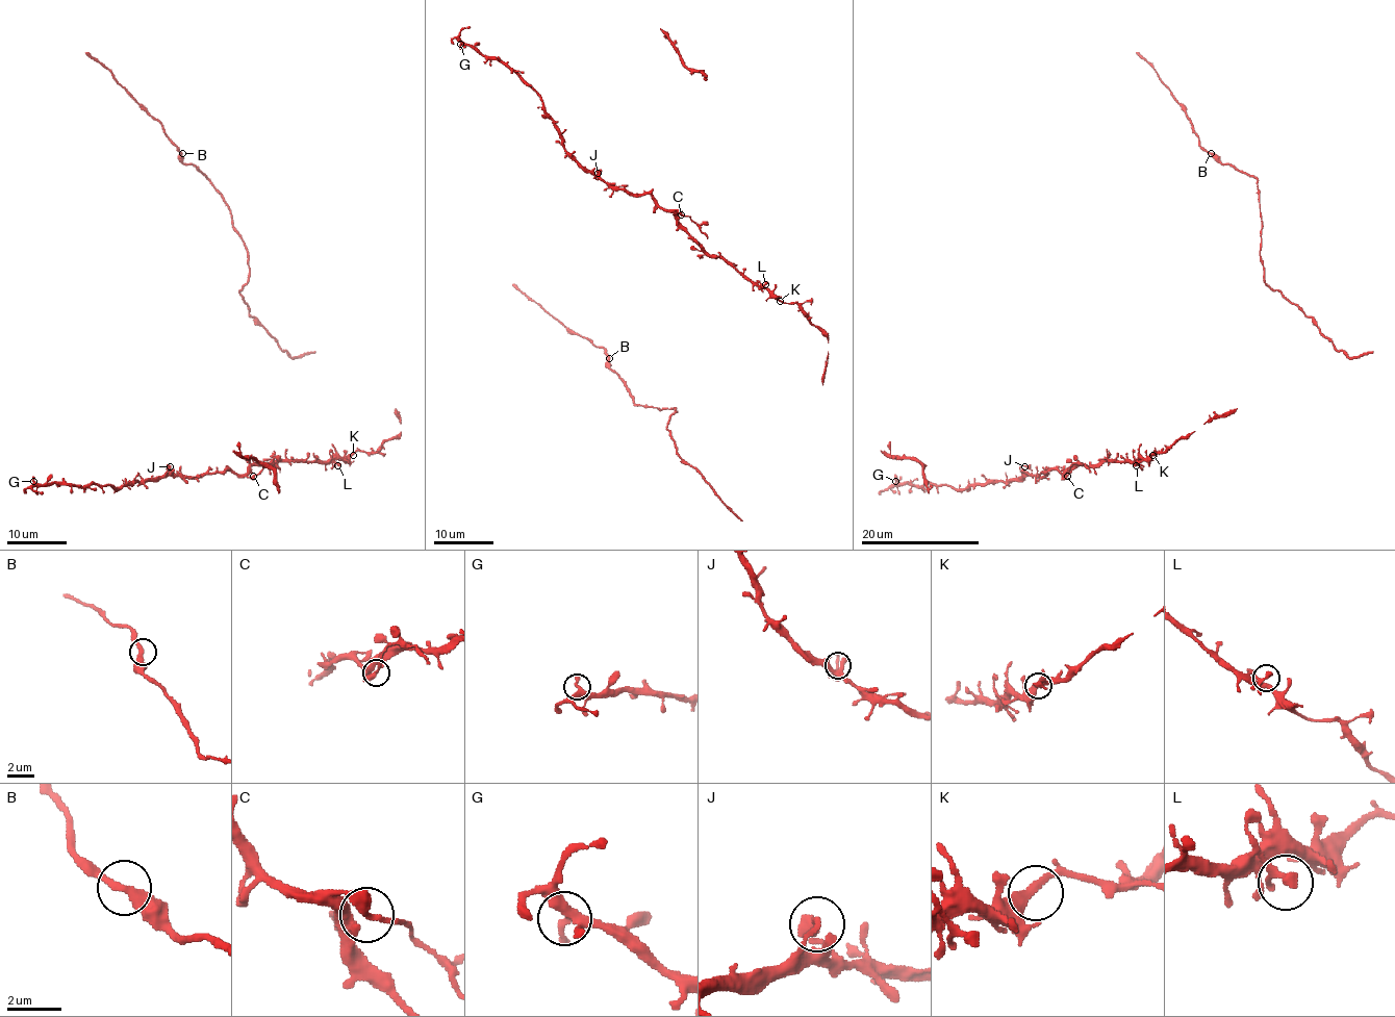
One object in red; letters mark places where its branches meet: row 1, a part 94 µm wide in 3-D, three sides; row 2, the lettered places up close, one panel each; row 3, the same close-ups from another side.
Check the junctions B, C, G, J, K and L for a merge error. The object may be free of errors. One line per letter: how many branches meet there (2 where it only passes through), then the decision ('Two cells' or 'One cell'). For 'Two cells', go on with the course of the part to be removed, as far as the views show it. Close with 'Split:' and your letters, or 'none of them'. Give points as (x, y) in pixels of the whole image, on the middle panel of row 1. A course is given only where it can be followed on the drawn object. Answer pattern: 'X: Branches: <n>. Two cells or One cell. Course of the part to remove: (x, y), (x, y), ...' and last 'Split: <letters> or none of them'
B: Branches: 2. One cell
C: Branches: 2. Two cells. Course of the part to remove: (681, 214), (692, 220), (707, 238)
G: Branches: 2. One cell
J: Branches: 2. One cell
K: Branches: 2. One cell
L: Branches: 2. One cell
Split: C

